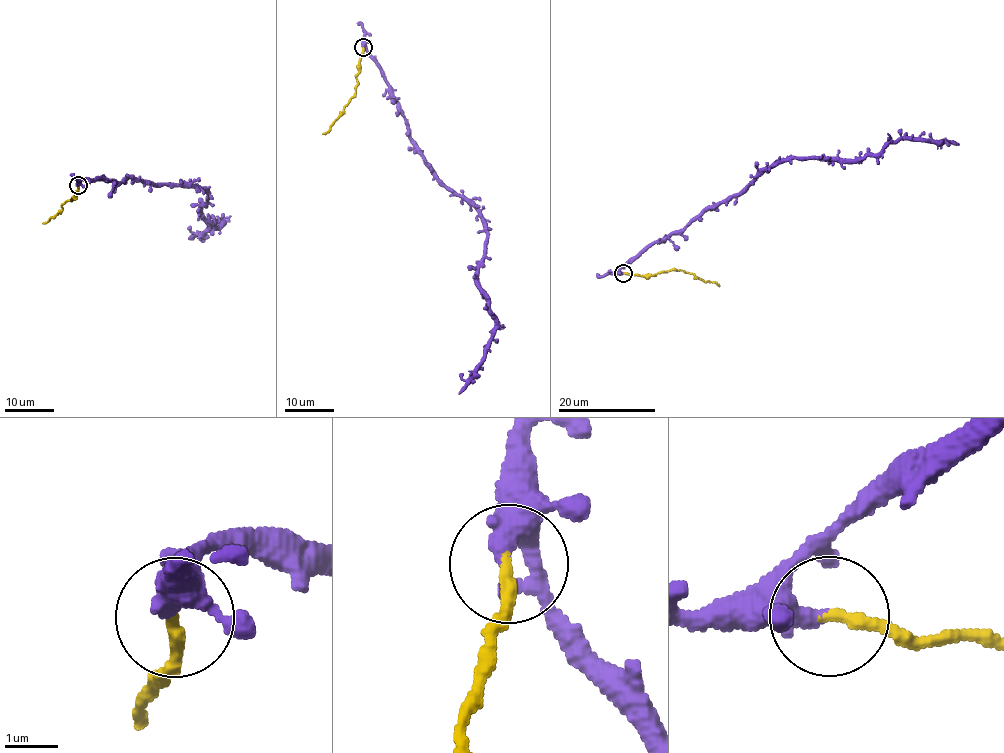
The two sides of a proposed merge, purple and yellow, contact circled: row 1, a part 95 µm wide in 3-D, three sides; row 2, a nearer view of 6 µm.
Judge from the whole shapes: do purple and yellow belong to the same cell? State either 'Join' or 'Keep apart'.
Keep apart

